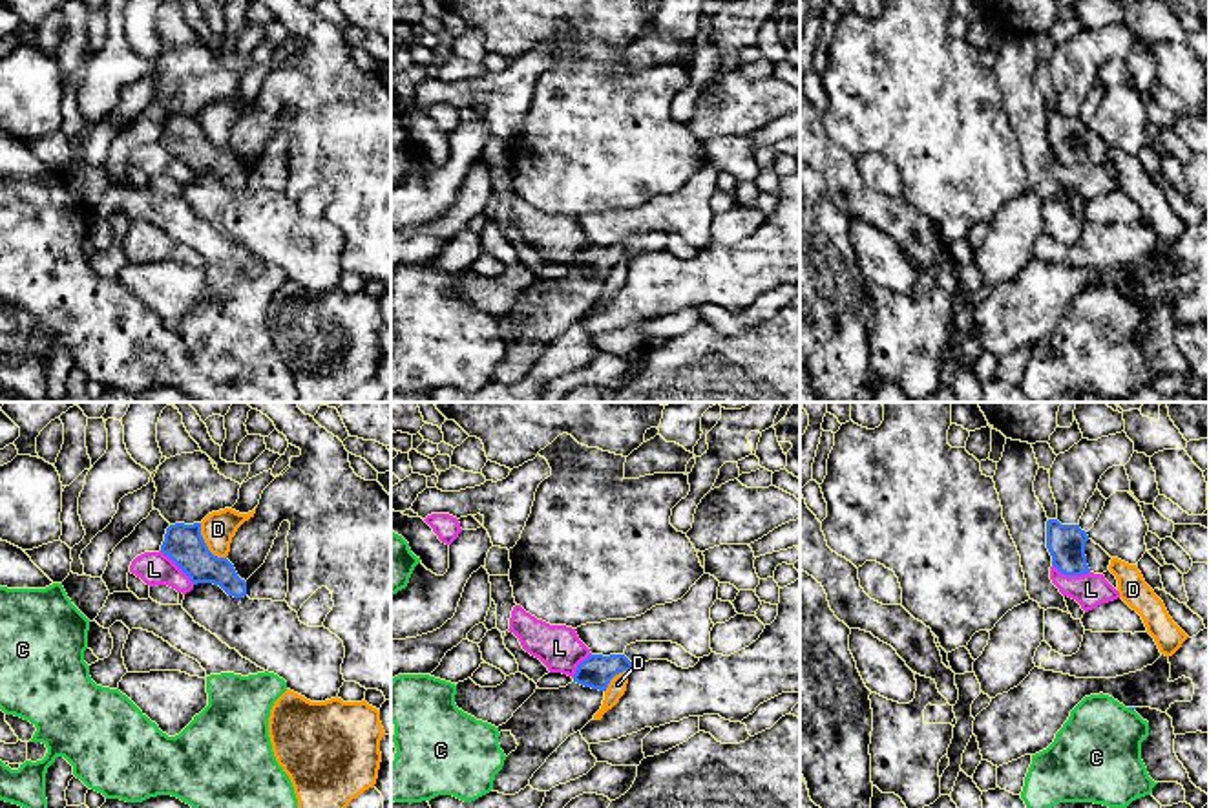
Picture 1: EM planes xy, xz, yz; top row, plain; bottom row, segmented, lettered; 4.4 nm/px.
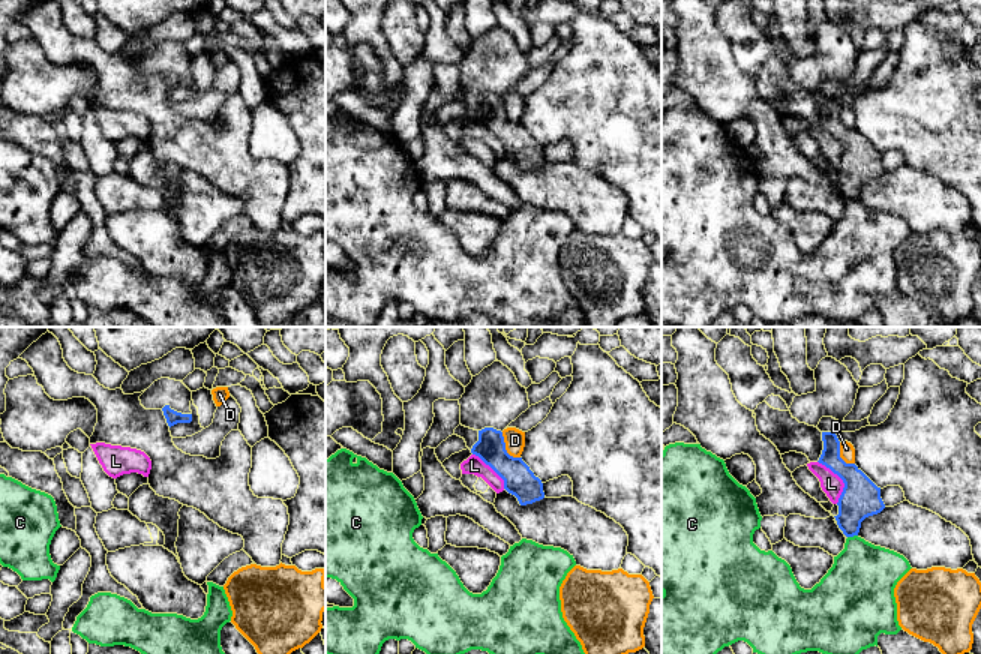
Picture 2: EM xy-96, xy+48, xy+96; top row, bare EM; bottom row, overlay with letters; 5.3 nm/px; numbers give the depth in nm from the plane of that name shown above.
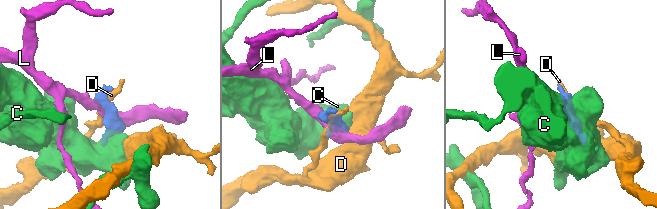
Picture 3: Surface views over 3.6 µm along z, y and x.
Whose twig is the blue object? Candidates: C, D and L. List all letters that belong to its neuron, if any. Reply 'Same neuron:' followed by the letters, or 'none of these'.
Same neuron: none of these

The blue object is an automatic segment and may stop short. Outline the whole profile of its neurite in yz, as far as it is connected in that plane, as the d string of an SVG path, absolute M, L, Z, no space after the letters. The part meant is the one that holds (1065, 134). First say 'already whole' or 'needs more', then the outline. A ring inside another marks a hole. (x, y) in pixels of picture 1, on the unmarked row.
needs more; M1057 110L1046 112L1046 139L1052 155L1065 166L1103 165L1112 150L1079 115L1061 115Z

